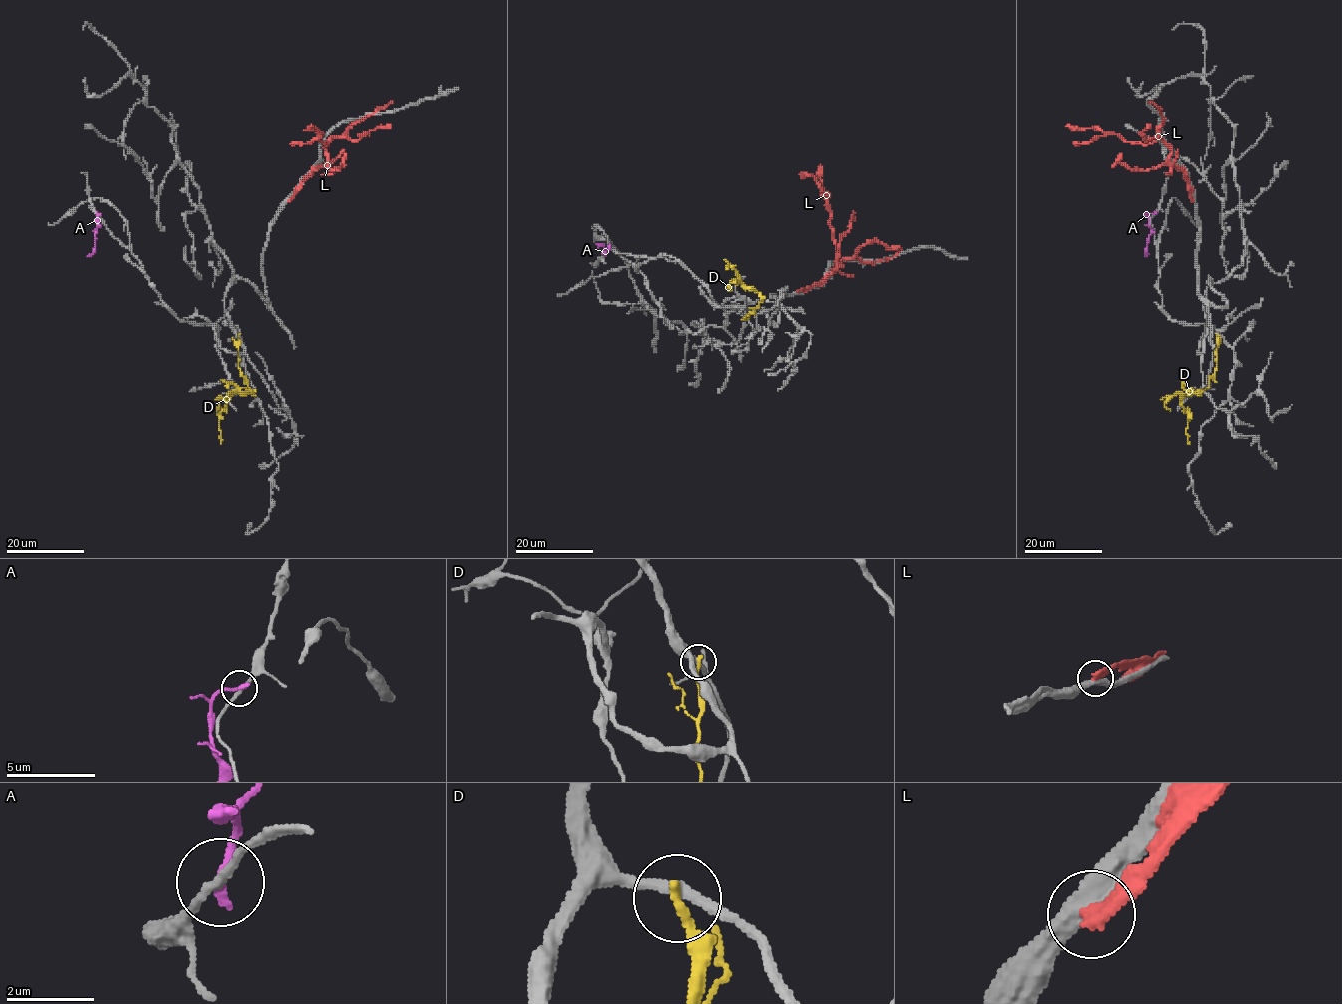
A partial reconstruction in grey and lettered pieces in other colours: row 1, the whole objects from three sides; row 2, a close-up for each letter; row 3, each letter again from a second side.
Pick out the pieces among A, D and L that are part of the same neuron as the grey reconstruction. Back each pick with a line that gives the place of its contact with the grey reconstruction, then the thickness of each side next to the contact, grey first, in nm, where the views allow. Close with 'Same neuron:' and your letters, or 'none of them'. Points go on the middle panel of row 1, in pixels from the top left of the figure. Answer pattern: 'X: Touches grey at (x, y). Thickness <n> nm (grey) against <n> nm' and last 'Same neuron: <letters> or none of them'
Same neuron: none of them

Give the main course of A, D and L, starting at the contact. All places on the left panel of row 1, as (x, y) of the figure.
A: (96, 213), (94, 251), (87, 255)
D: (238, 334), (238, 368), (252, 392), (234, 392), (220, 411), (220, 444)
L: (289, 200), (325, 164), (330, 139), (326, 144), (320, 133), (312, 142), (290, 143)

